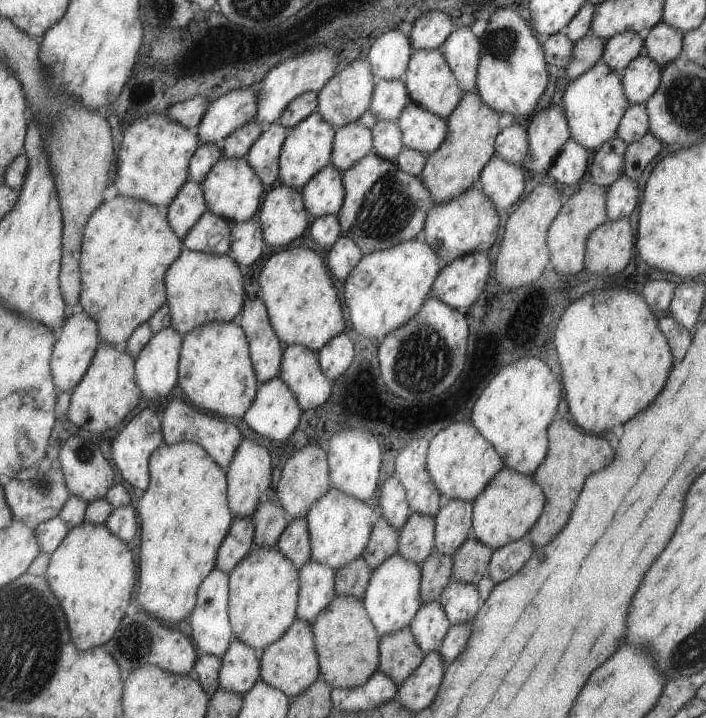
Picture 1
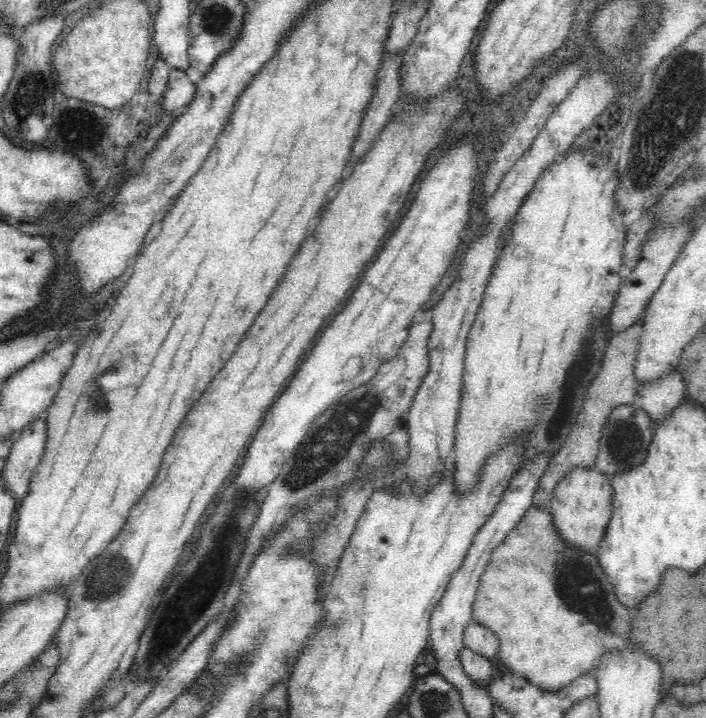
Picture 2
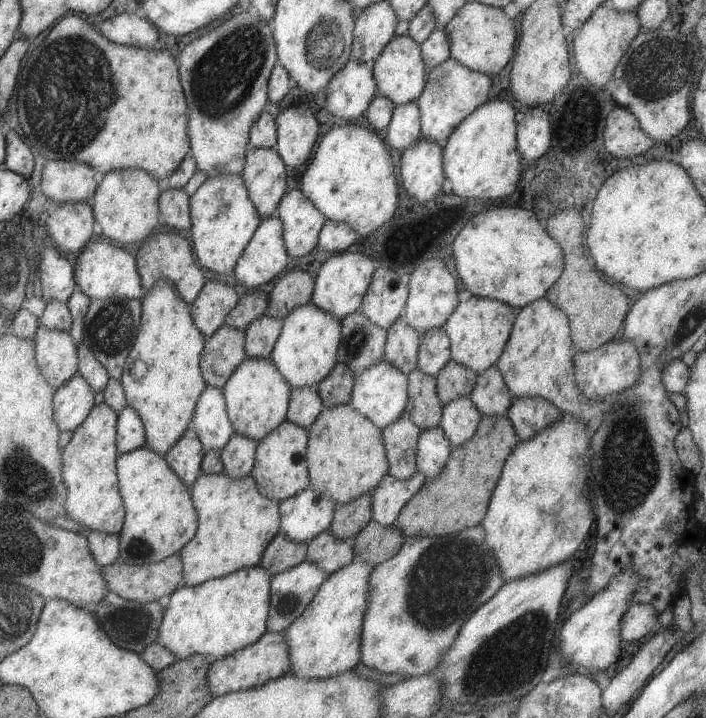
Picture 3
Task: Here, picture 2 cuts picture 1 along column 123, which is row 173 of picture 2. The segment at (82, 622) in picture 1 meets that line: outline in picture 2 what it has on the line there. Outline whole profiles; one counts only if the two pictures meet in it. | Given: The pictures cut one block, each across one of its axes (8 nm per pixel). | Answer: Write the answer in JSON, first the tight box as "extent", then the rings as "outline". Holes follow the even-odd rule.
{"extent":[451,152,626,494],"outline":[[[579,152],[571,153],[567,157],[560,156],[540,174],[534,188],[530,190],[517,210],[515,223],[512,227],[513,233],[501,255],[498,255],[495,269],[491,272],[490,280],[488,280],[484,299],[480,309],[478,309],[478,315],[466,339],[458,418],[456,418],[456,426],[454,426],[453,454],[451,456],[454,467],[454,492],[457,494],[466,494],[466,492],[476,490],[478,478],[482,476],[482,468],[486,466],[486,462],[490,458],[494,458],[500,450],[504,450],[504,446],[508,446],[508,444],[514,444],[514,442],[521,444],[520,467],[538,454],[549,454],[552,457],[558,454],[558,451],[566,444],[568,434],[578,421],[578,414],[584,406],[586,392],[602,368],[602,362],[606,355],[605,349],[611,336],[608,334],[609,319],[623,280],[621,252],[626,228],[624,229],[620,225],[620,219],[624,212],[615,209],[613,192],[617,187],[617,177],[609,171],[610,165],[608,165],[606,158],[602,158],[598,154]]]}

